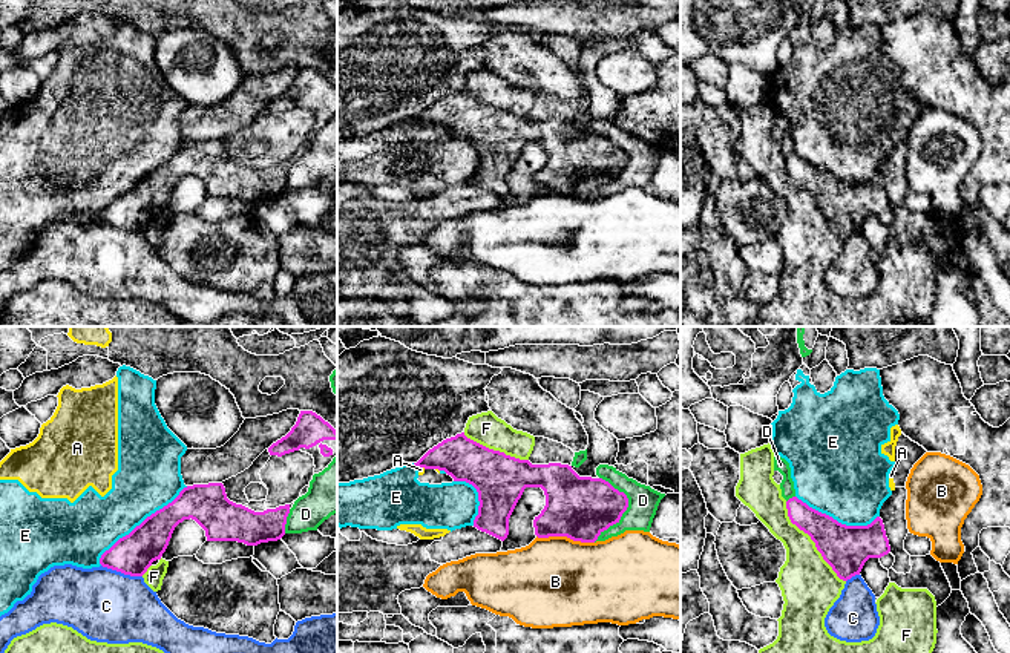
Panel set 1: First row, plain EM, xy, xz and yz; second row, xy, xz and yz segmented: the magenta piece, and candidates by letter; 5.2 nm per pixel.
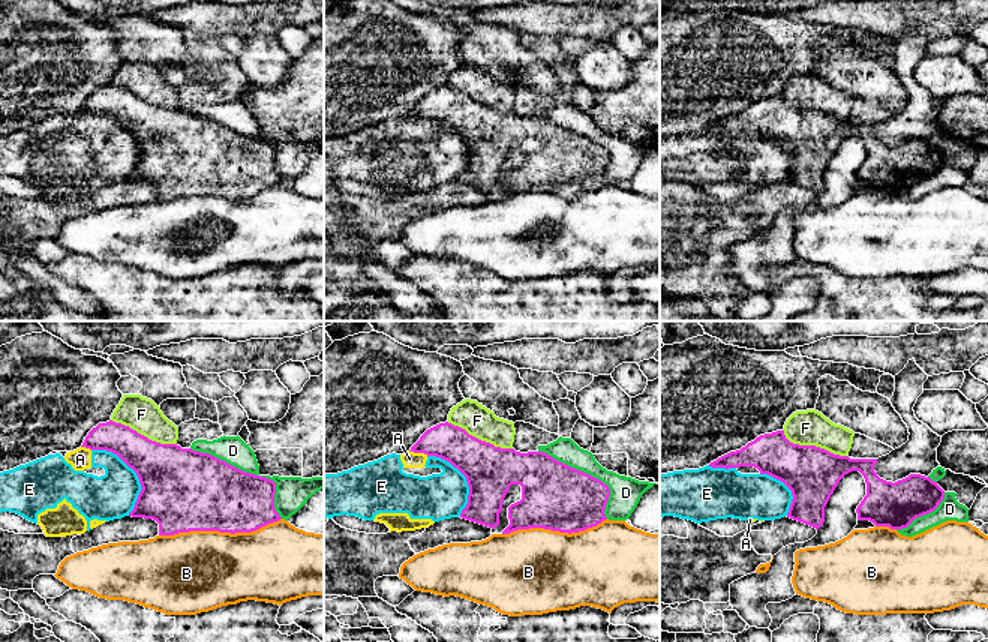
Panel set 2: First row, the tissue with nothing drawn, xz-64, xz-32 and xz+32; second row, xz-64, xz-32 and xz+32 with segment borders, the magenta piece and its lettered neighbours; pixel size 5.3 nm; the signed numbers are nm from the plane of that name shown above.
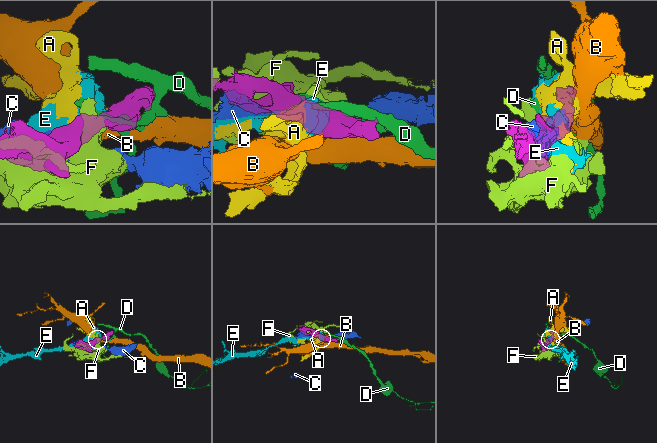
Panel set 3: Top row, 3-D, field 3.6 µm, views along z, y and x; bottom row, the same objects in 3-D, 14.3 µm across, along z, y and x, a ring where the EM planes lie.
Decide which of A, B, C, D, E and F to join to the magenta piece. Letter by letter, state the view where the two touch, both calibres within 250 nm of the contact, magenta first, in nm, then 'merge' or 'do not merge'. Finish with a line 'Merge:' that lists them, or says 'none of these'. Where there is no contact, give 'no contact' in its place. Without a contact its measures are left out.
A: meets magenta in xz; 220 nm thick on the magenta side, 30 nm on the other; do not merge
B: meets magenta in xz; 340 nm thick on the magenta side, 480 nm on the other; do not merge
C: meets magenta in xy; 220 nm thick on the magenta side, 380 nm on the other; do not merge
D: meets magenta in xz; 340 nm thick on the magenta side, 160 nm on the other; do not merge
E: meets magenta in xy; 220 nm thick on the magenta side, 340 nm on the other; do not merge
F: meets magenta in yz; 240 nm thick on the magenta side, 300 nm on the other; do not merge
Merge: none of these

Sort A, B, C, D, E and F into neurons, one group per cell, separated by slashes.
A E / B / C / D / F

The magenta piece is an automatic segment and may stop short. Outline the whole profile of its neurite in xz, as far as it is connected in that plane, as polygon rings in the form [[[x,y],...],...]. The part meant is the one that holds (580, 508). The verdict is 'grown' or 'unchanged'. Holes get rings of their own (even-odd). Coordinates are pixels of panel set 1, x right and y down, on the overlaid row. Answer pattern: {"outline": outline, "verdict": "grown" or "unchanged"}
{"outline": [[[464,435],[446,438],[429,449],[414,466],[444,471],[454,481],[466,481],[478,492],[478,515],[474,527],[501,541],[509,535],[509,518],[526,487],[541,487],[546,506],[533,520],[538,538],[567,537],[573,541],[595,543],[610,526],[619,523],[628,507],[624,492],[602,478],[579,477],[572,466],[561,463],[532,464],[504,452],[489,449]]], "verdict": "unchanged"}

